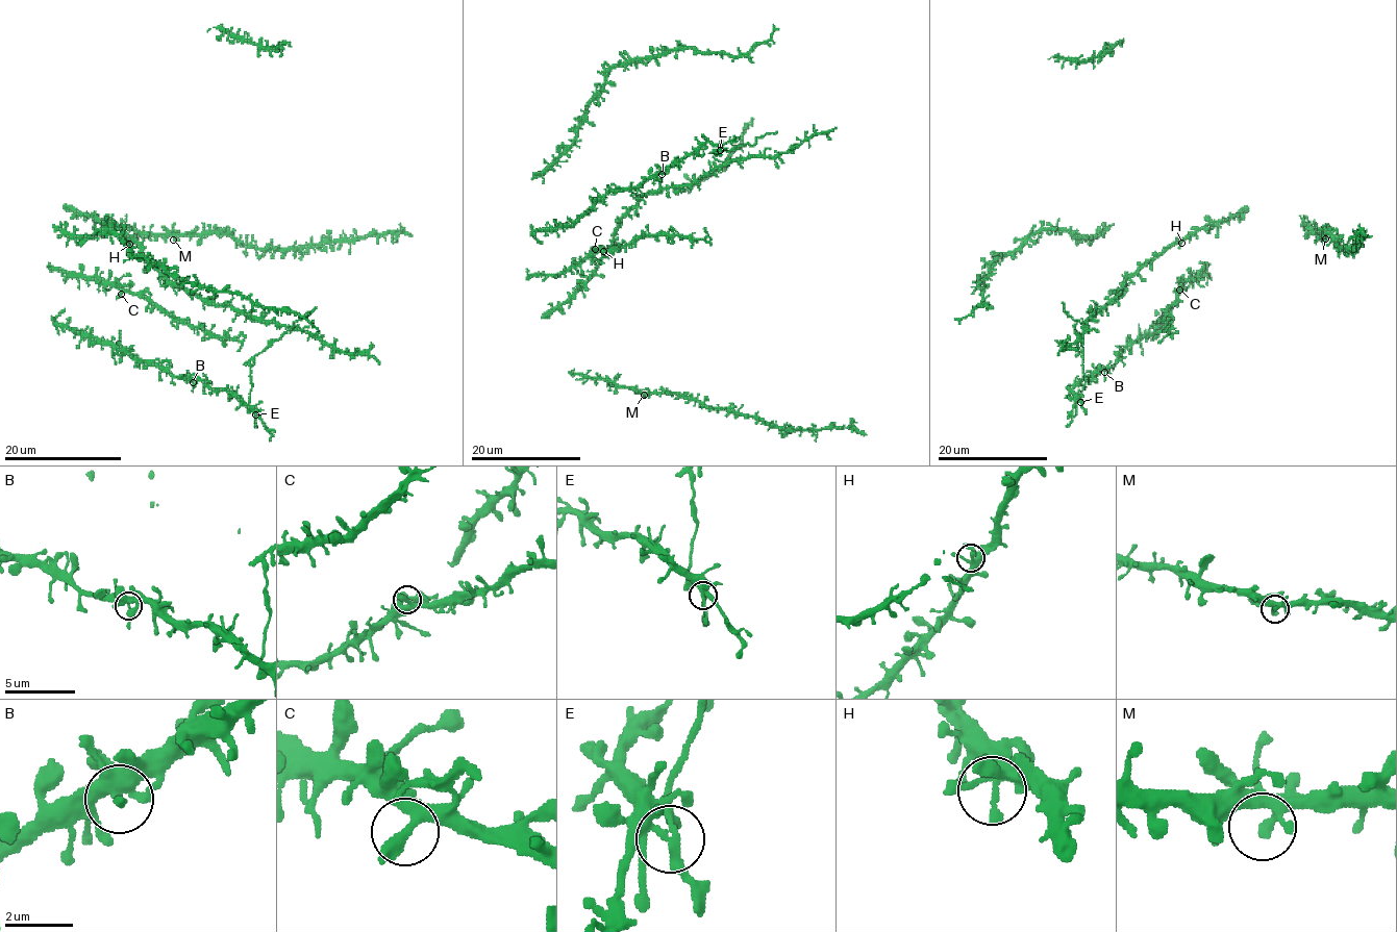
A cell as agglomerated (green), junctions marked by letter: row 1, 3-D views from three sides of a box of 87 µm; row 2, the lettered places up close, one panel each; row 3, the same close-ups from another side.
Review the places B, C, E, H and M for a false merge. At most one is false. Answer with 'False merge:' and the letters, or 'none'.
False merge: E

